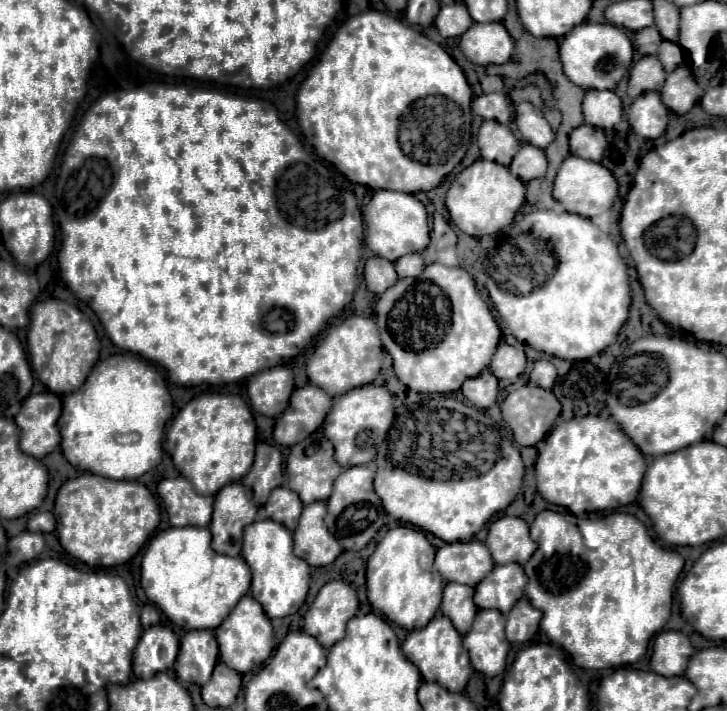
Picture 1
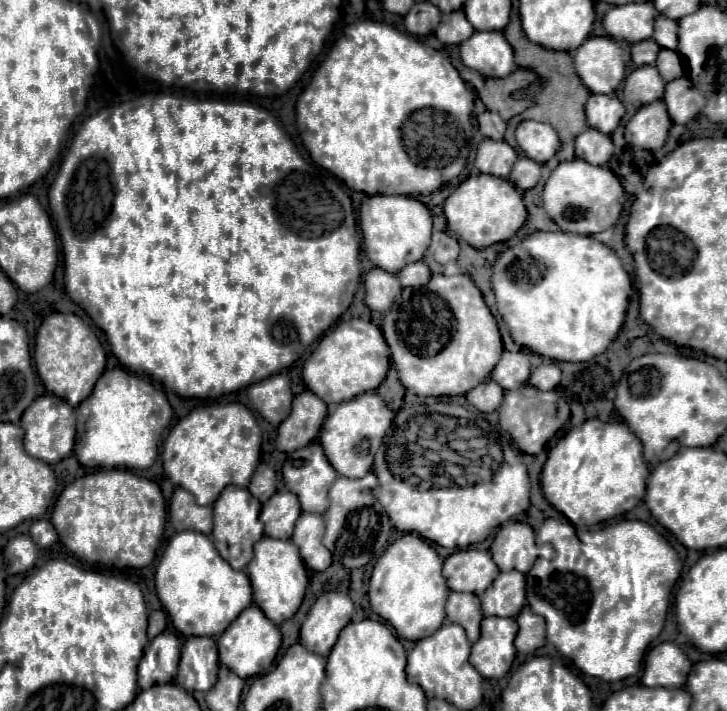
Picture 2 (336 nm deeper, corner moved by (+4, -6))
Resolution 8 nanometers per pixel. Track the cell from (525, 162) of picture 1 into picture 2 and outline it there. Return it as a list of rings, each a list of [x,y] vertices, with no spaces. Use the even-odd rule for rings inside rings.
[[[520,156],[508,176],[508,180],[512,184],[516,184],[522,192],[524,190],[530,190],[532,186],[536,186],[536,182],[540,180],[540,164],[534,162],[532,158],[526,158],[526,156]]]

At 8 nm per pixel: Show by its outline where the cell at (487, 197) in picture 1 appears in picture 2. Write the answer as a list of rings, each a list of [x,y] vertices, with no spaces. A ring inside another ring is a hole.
[[[488,174],[470,176],[444,202],[448,230],[466,240],[474,248],[488,248],[490,244],[510,240],[526,220],[522,192],[506,178]]]

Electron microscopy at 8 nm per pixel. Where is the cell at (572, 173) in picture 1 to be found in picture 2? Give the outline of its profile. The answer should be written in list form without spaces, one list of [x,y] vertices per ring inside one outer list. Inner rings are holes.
[[[584,160],[560,162],[544,184],[542,202],[548,216],[564,230],[572,234],[596,234],[612,228],[622,212],[624,188],[620,180],[602,166],[592,166]]]

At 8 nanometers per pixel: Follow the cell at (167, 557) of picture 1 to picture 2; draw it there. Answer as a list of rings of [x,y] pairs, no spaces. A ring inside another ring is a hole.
[[[184,530],[178,532],[160,556],[154,572],[156,592],[172,618],[174,628],[184,636],[220,636],[224,628],[252,604],[252,586],[248,574],[234,570],[220,558],[206,534]]]

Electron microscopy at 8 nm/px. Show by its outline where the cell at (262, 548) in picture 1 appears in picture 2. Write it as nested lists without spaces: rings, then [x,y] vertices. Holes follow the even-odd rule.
[[[270,536],[258,540],[254,544],[254,558],[246,566],[246,570],[252,580],[254,604],[262,608],[268,620],[280,624],[296,614],[308,586],[308,576],[306,576],[304,562],[300,560],[300,554],[296,552],[296,546],[290,540],[276,540]]]

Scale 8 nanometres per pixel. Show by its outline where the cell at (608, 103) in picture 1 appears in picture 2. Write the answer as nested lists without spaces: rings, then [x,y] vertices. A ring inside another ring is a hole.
[[[592,94],[586,102],[588,126],[592,126],[604,134],[612,134],[624,114],[626,114],[626,110],[614,94],[612,96]]]

